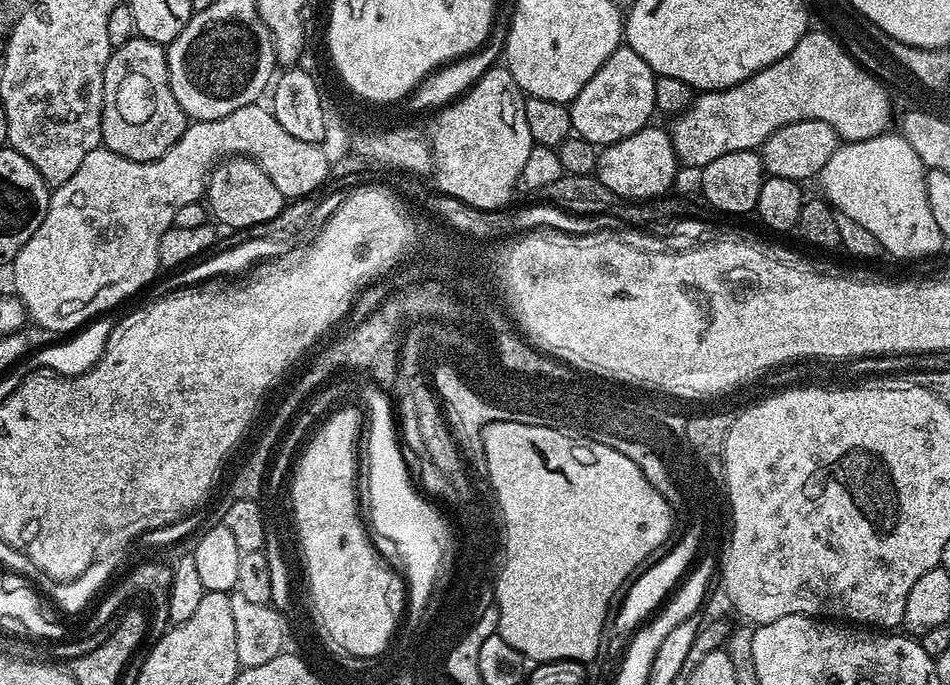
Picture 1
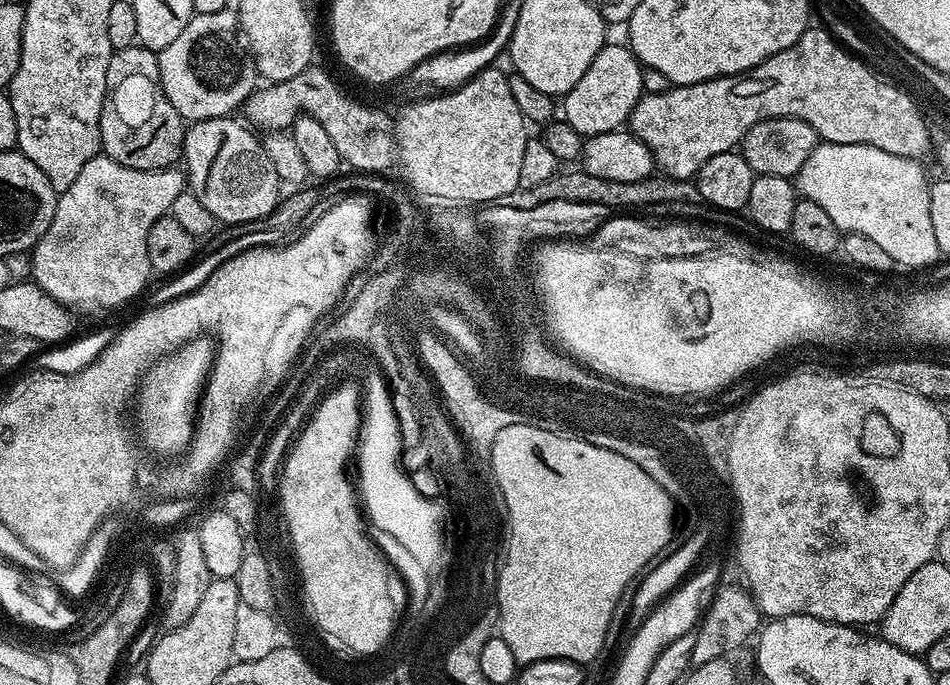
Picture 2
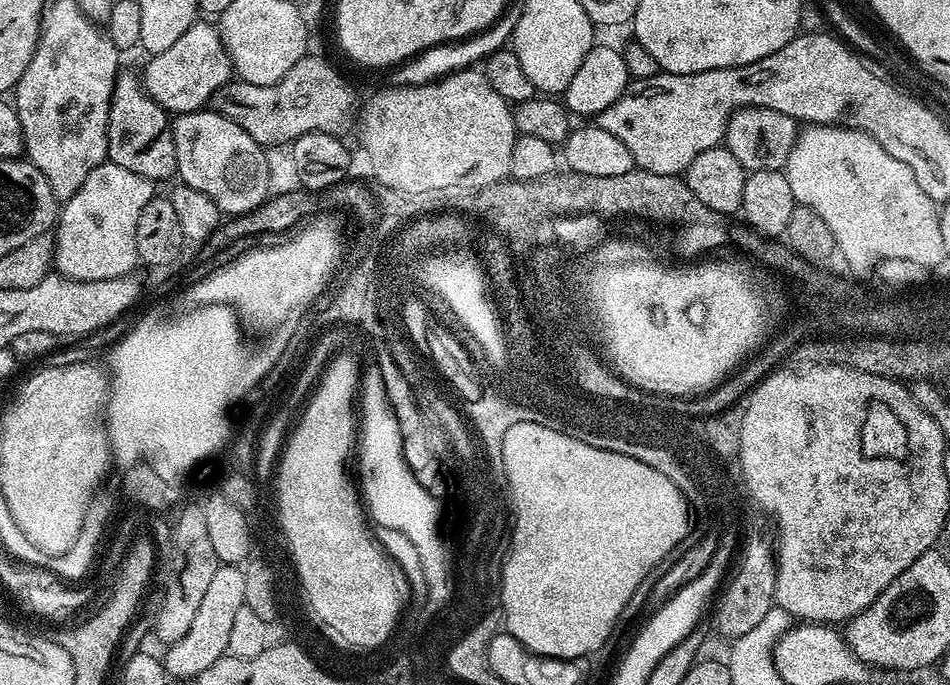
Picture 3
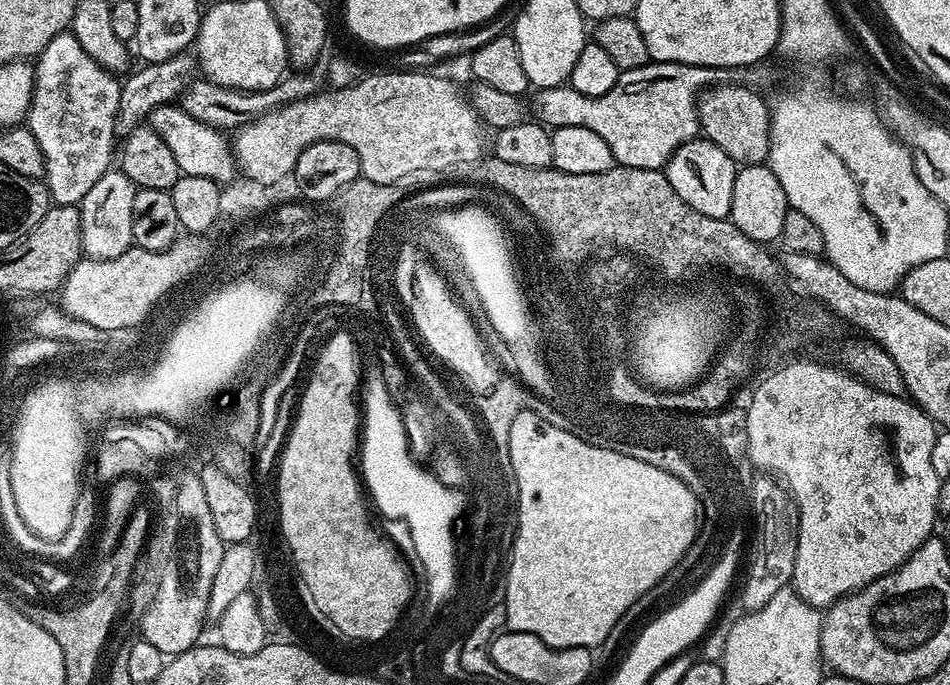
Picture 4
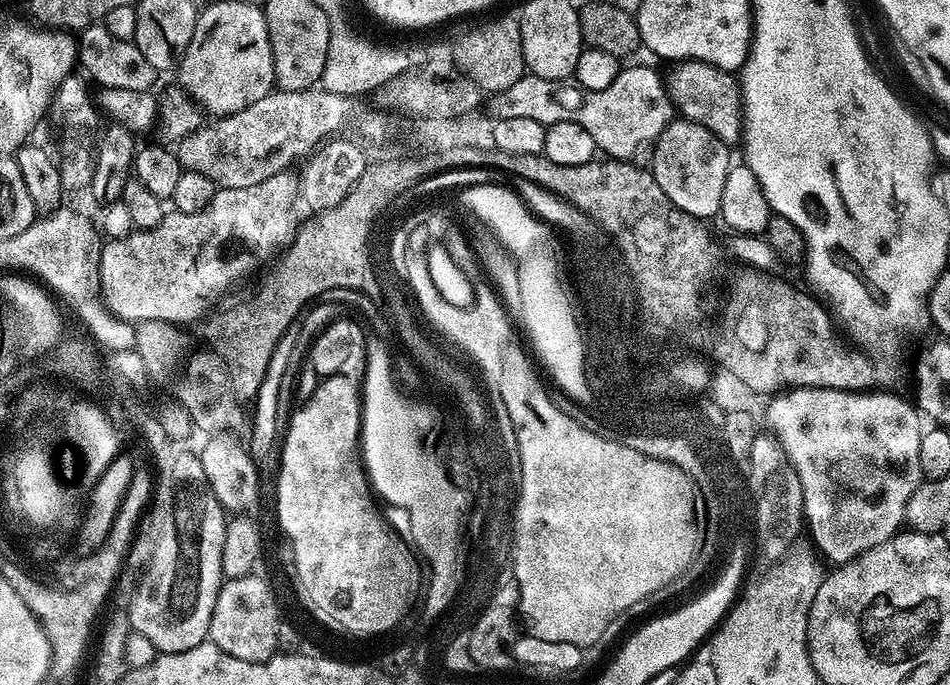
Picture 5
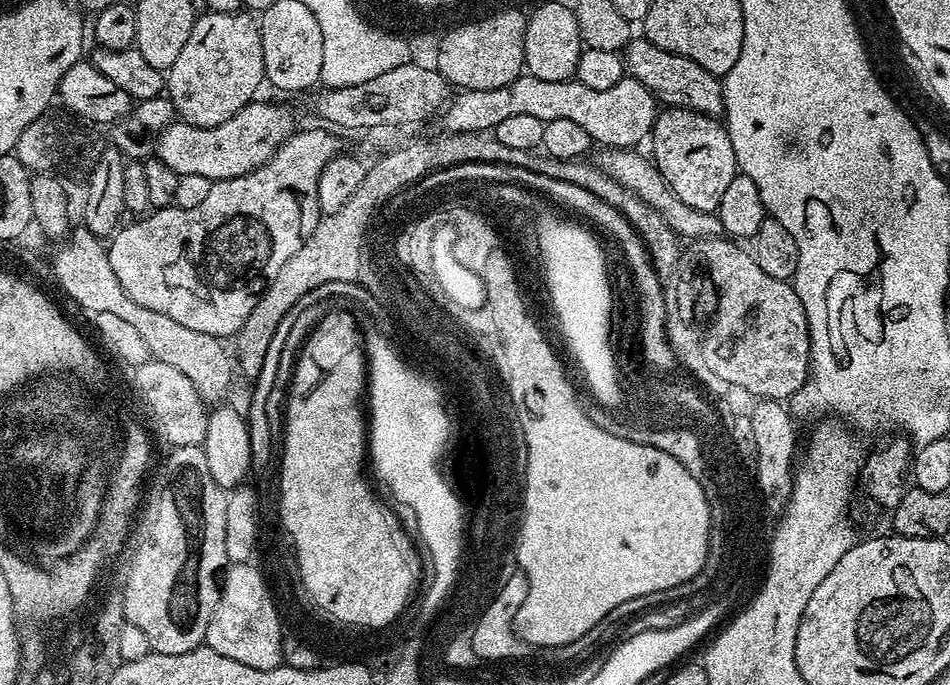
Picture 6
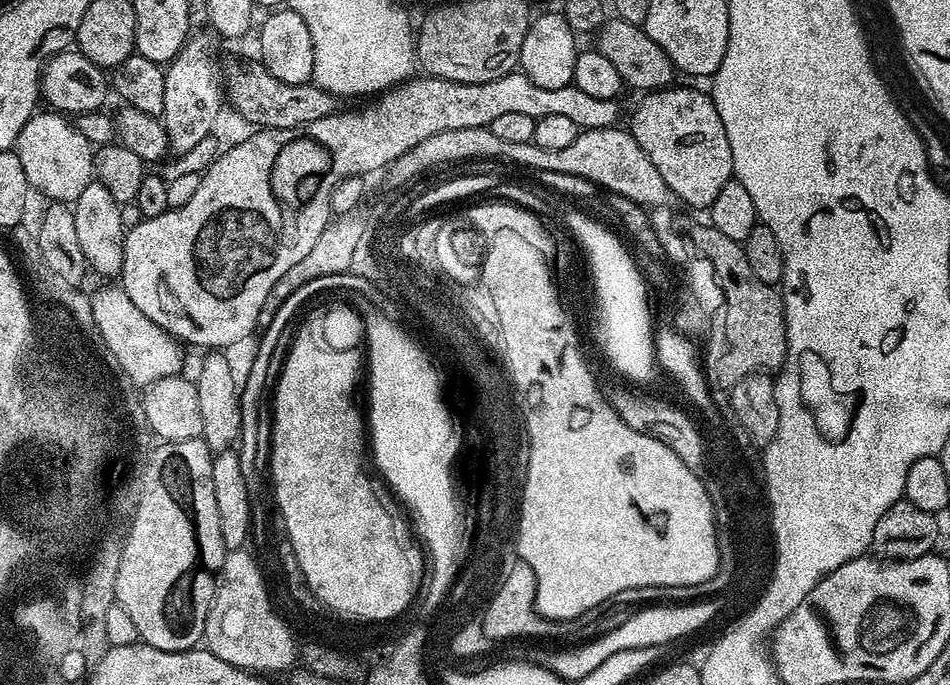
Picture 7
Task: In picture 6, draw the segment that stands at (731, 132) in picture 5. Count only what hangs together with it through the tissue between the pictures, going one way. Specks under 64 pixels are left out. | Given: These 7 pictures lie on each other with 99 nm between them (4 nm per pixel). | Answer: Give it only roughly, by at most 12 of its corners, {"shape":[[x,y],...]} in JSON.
{"shape":[[633,38],[627,75],[661,105],[723,117],[724,86],[698,62]]}

